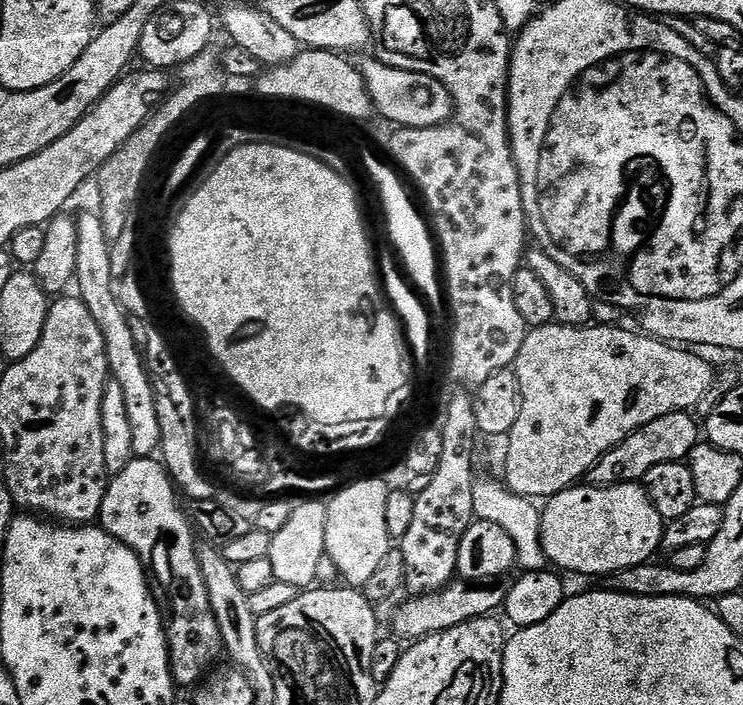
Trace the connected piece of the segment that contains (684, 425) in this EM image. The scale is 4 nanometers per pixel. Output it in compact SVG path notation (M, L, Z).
M671 412L655 419L645 427L640 427L628 435L618 447L607 452L591 468L586 477L587 483L595 487L612 487L623 483L637 483L654 467L664 462L685 461L694 446L700 442L700 426L688 412Z

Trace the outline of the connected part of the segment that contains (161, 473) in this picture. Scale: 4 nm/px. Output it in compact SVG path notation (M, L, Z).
M133 458L122 474L109 479L98 524L114 539L134 549L139 556L157 601L166 606L170 617L166 631L172 679L181 689L191 689L213 671L215 660L224 652L224 643L214 610L210 610L210 594L196 557L197 537L185 509L184 512L180 509L176 496L178 492L172 477L159 459Z

